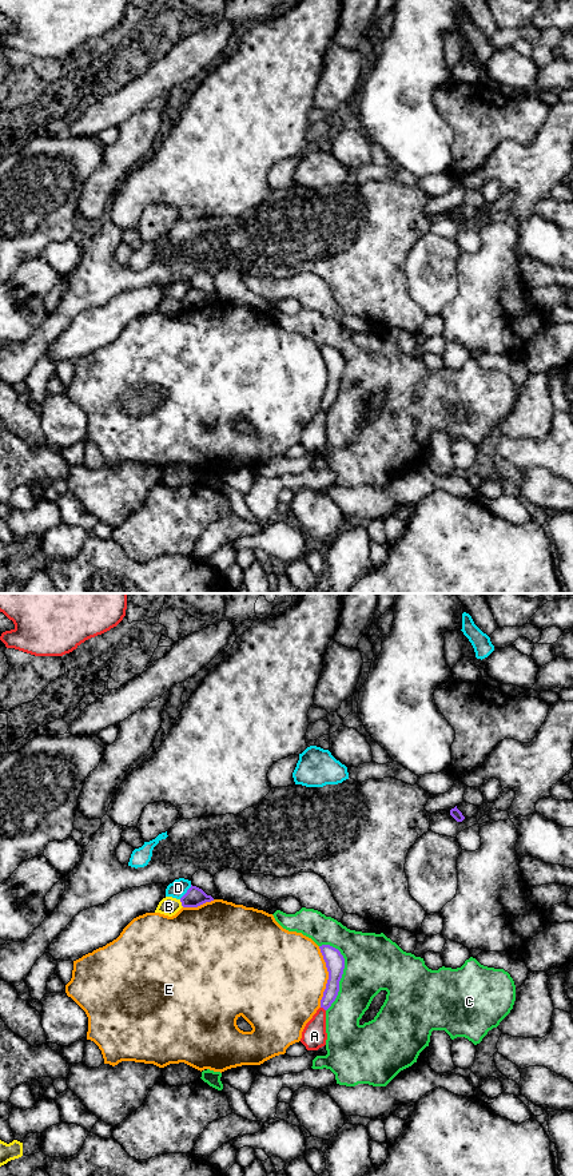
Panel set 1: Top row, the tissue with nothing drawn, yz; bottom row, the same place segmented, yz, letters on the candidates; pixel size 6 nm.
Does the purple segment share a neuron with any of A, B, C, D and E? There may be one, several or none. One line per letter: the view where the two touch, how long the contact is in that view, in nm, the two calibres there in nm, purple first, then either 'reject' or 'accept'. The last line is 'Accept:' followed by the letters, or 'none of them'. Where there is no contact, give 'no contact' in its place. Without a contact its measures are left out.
A: yz | 40 nm | 100/150 nm | reject
B: yz | 50 nm | 120/110 nm | reject
C: yz | 400 nm | 110/340 nm | reject
D: yz | 120 nm | 120/100 nm | reject
E: yz | 360 nm | 110/480 nm | reject
Accept: none of them

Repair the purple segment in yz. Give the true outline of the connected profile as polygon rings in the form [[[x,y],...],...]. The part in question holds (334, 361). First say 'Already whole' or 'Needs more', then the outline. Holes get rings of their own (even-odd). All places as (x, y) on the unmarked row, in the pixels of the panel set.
Already whole. [[[322,346],[319,350],[329,373],[329,381],[323,393],[323,398],[321,401],[321,409],[327,412],[338,397],[339,382],[345,370],[345,359],[338,350],[330,346]]]

